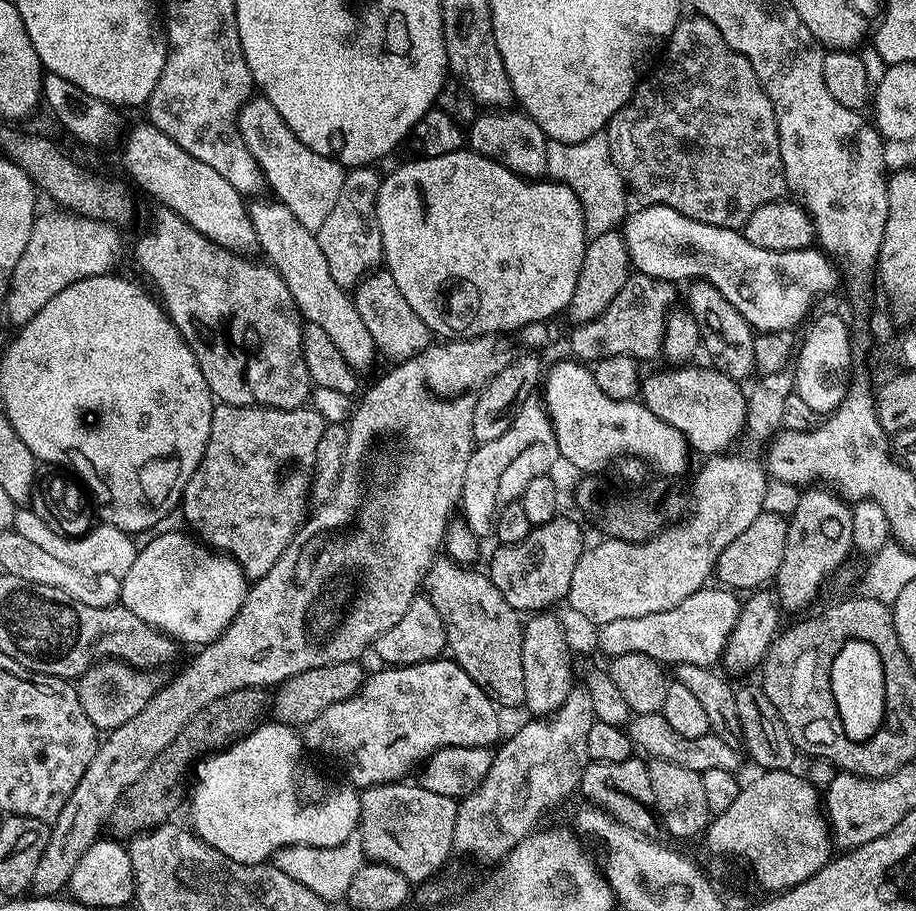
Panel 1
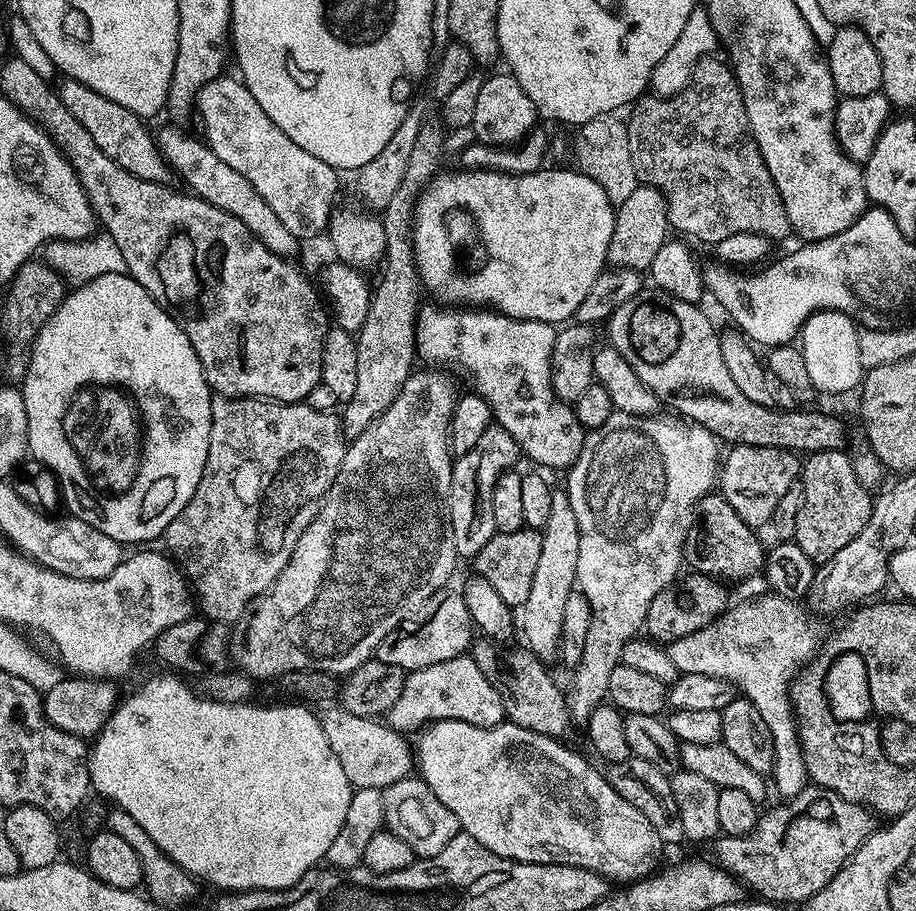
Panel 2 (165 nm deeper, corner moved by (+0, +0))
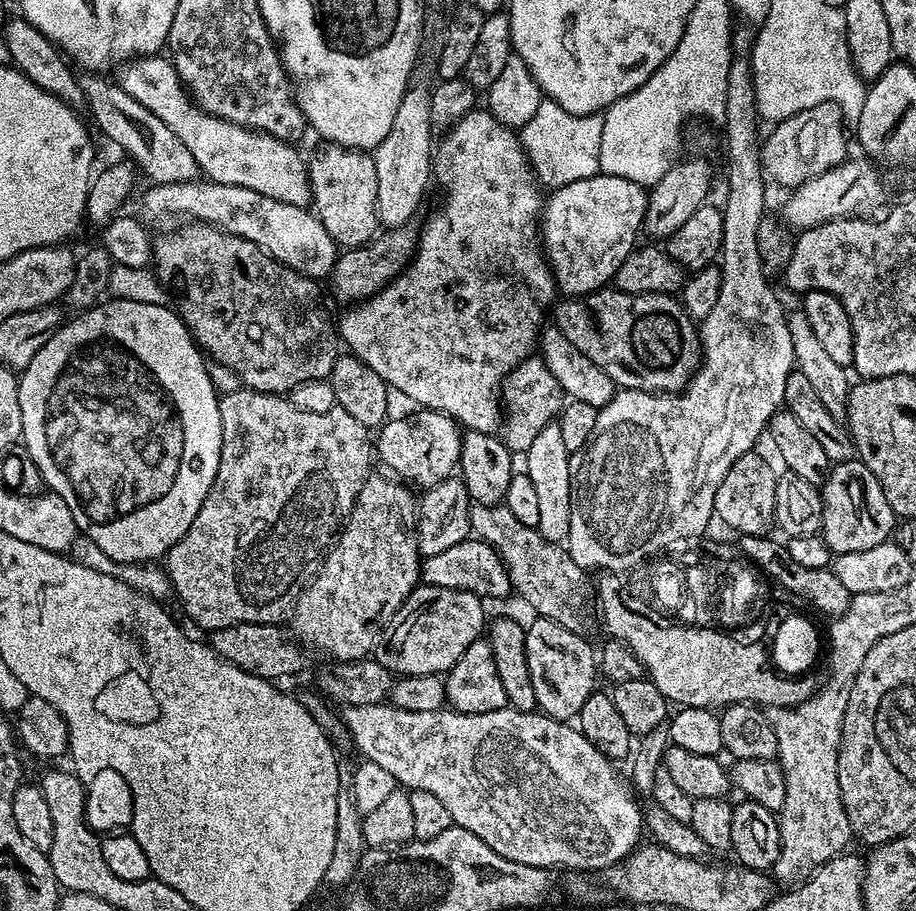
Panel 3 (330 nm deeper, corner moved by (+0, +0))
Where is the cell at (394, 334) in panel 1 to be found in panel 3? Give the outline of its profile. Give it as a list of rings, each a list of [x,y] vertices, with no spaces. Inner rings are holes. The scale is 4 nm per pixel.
[[[327,142],[307,157],[308,180],[312,183],[312,203],[326,234],[341,249],[363,248],[377,235],[378,170],[371,151],[347,148]]]

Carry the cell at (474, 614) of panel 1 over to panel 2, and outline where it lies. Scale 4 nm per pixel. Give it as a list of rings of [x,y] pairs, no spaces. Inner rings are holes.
[[[484,640],[482,644],[475,643],[471,647],[471,655],[478,663],[479,669],[487,674],[503,698],[505,717],[509,723],[522,726],[526,730],[534,730],[538,734],[564,738],[568,727],[573,727],[574,721],[568,713],[568,698],[563,687],[556,685],[556,680],[547,672],[543,661],[537,659],[532,652],[521,650],[514,653],[508,660],[508,666],[502,665],[497,645]]]

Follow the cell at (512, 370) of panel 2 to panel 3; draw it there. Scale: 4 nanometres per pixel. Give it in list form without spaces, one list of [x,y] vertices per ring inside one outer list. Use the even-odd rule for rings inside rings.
[[[473,110],[462,117],[458,123],[447,129],[444,141],[437,143],[434,148],[434,168],[441,172],[440,184],[444,187],[444,205],[424,224],[424,229],[418,232],[418,243],[410,263],[395,279],[389,281],[376,295],[369,297],[355,306],[349,307],[348,313],[338,320],[338,336],[351,355],[356,356],[378,378],[382,378],[393,393],[401,392],[408,400],[413,400],[416,406],[424,410],[445,412],[452,417],[461,429],[470,432],[495,433],[502,424],[502,408],[498,403],[498,389],[504,379],[517,368],[522,361],[533,355],[538,344],[538,337],[545,323],[544,312],[536,305],[536,296],[532,292],[557,291],[556,281],[546,260],[536,260],[536,256],[528,256],[524,252],[524,244],[528,244],[528,220],[538,220],[542,208],[541,189],[538,187],[536,173],[529,164],[528,155],[521,144],[521,137],[513,129],[506,127],[498,118],[494,118],[487,110]]]

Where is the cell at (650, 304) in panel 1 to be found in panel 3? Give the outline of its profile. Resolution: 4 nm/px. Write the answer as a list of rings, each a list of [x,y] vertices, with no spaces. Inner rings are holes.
[[[529,358],[504,379],[502,385],[502,439],[508,451],[523,454],[530,450],[530,442],[538,438],[542,426],[553,423],[564,407],[566,397],[558,378],[550,374],[543,359]]]

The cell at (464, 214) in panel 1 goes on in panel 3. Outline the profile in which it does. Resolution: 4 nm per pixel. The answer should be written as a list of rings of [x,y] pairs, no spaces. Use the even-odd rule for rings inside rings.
[[[597,174],[590,178],[582,178],[581,181],[570,182],[569,185],[564,185],[561,188],[555,189],[551,193],[549,200],[548,197],[542,204],[542,248],[546,253],[547,263],[550,265],[552,278],[556,281],[556,287],[563,293],[565,297],[575,298],[577,296],[587,296],[589,292],[599,292],[605,287],[604,284],[613,279],[618,270],[618,266],[622,266],[622,262],[626,262],[626,258],[632,252],[633,248],[637,247],[638,240],[636,235],[642,232],[644,228],[644,214],[648,209],[648,193],[649,189],[642,184],[635,184],[626,178],[614,178],[613,176],[606,176]]]

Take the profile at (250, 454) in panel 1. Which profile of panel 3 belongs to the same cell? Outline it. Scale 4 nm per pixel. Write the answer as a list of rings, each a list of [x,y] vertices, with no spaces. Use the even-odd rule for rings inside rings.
[[[237,387],[237,392],[223,393],[220,396],[220,413],[222,414],[222,454],[218,462],[218,474],[214,474],[214,482],[194,518],[190,522],[190,530],[174,542],[174,546],[166,554],[166,571],[168,581],[172,584],[174,596],[180,599],[185,614],[206,632],[228,628],[236,624],[274,624],[281,623],[293,609],[293,601],[284,595],[296,584],[296,579],[307,570],[308,564],[315,565],[332,547],[345,520],[356,505],[360,488],[370,475],[372,460],[374,464],[374,440],[370,429],[362,426],[355,418],[346,414],[346,410],[335,407],[326,410],[326,414],[310,414],[298,410],[291,402],[280,394],[255,392],[252,388]]]

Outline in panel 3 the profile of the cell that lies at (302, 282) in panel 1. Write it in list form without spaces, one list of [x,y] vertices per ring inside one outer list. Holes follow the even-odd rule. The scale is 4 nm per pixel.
[[[91,70],[85,71],[83,75],[79,77],[80,88],[84,91],[84,101],[87,108],[92,110],[92,118],[100,127],[101,134],[110,143],[117,144],[129,156],[125,157],[143,175],[145,172],[149,176],[152,184],[181,184],[195,180],[201,175],[200,167],[194,160],[194,154],[190,154],[190,150],[186,150],[182,138],[178,138],[178,134],[174,134],[174,130],[170,130],[170,126],[166,126],[166,122],[162,122],[162,118],[150,114],[150,110],[146,110],[146,106],[142,106],[142,102],[134,102],[134,98],[130,98],[130,94],[126,94],[126,90],[122,90],[119,83],[112,81],[111,84],[106,78],[107,75],[97,74]]]

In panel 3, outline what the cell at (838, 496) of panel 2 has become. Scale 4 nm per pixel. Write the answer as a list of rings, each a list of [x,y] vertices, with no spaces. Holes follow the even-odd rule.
[[[853,458],[841,464],[832,464],[819,491],[822,504],[819,535],[823,536],[826,546],[833,554],[870,550],[870,546],[885,543],[893,535],[898,517],[890,502],[886,502],[886,494],[878,478],[870,474],[870,470],[860,459]]]

